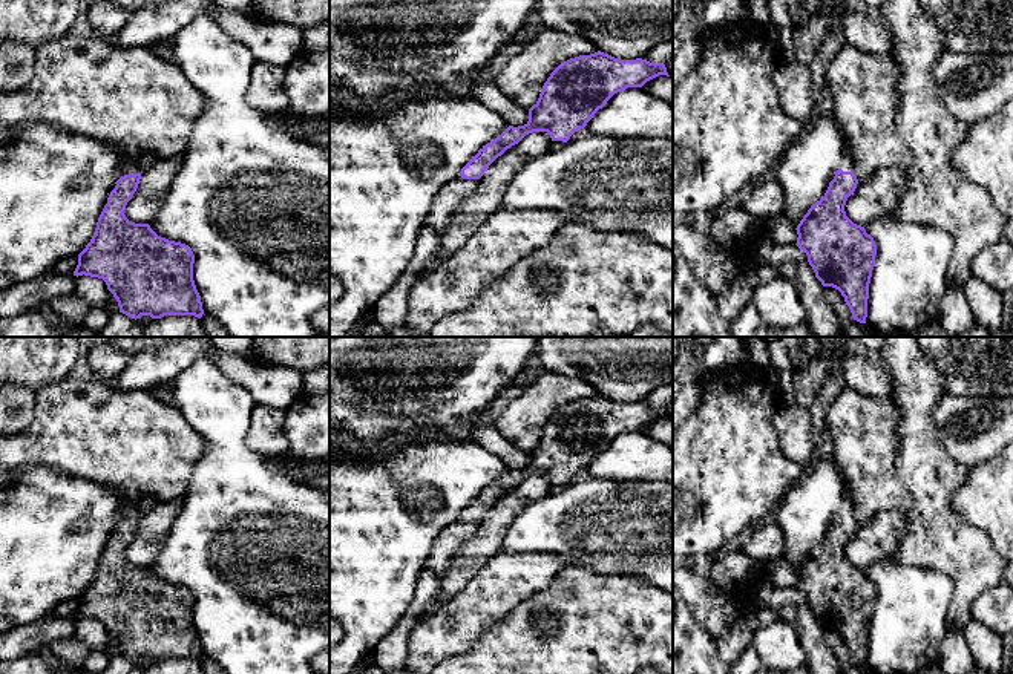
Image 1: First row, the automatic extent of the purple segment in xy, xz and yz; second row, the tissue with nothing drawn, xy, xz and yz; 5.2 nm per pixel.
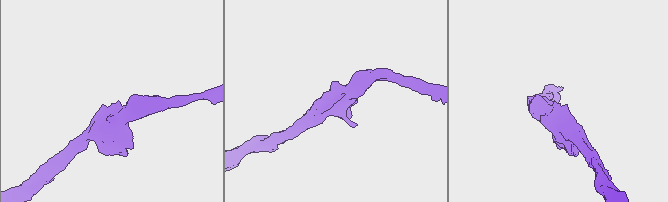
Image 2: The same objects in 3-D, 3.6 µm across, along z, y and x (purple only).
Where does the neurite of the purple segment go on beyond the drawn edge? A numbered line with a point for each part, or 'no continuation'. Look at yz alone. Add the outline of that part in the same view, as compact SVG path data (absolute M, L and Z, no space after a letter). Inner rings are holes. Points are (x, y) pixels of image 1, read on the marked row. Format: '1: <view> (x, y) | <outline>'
1: yz (846, 163) | M846 141L844 152L843 152L843 159L841 159L840 168L843 172L854 172L854 167L852 167L852 153L851 153L847 141Z

